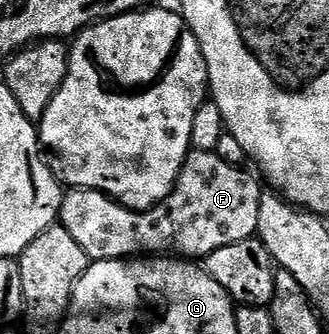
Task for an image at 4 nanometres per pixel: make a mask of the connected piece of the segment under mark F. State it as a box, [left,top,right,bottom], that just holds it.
[59,149,262,261]

